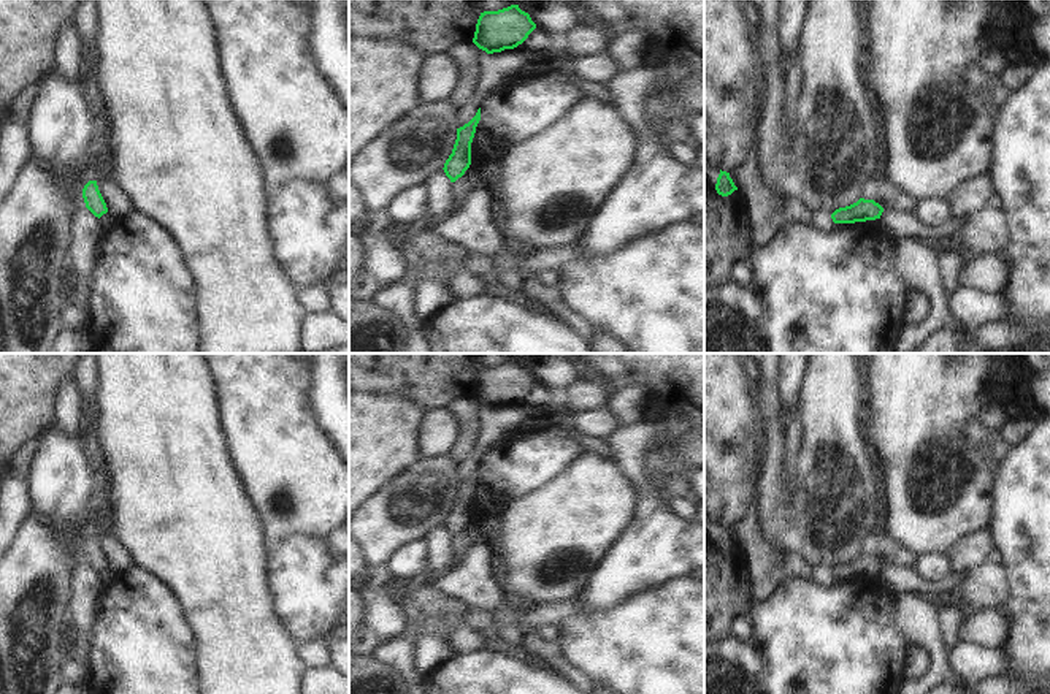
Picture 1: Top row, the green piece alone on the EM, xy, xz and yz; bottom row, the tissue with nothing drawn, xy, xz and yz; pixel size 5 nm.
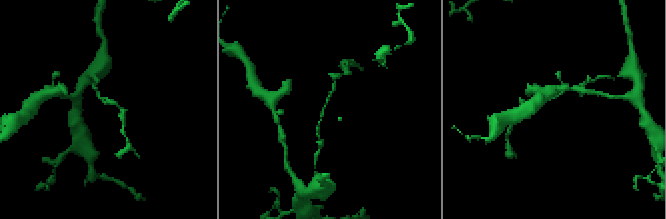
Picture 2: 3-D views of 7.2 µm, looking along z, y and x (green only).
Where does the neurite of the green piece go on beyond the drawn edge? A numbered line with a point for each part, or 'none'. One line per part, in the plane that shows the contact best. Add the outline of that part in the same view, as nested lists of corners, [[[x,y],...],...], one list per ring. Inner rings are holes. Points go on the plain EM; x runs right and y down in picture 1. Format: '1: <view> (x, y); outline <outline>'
none

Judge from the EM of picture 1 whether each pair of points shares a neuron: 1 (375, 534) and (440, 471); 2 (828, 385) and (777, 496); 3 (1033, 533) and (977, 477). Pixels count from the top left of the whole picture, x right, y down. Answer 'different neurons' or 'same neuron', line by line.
1: same neuron
2: different neurons
3: different neurons

